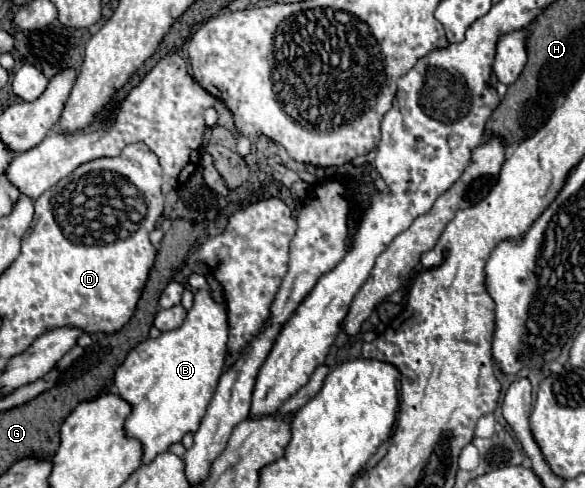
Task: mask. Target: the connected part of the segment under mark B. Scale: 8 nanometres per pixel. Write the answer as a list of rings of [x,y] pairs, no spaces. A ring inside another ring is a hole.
[[[199,289],[193,299],[193,307],[187,311],[187,317],[179,329],[161,333],[157,339],[145,339],[139,343],[121,367],[115,371],[115,385],[119,395],[131,403],[133,411],[125,423],[129,437],[135,437],[143,443],[143,463],[151,463],[159,453],[165,453],[169,445],[179,443],[185,433],[195,433],[205,415],[205,409],[213,397],[219,375],[223,373],[227,359],[227,309],[223,303],[217,303],[209,289]]]

